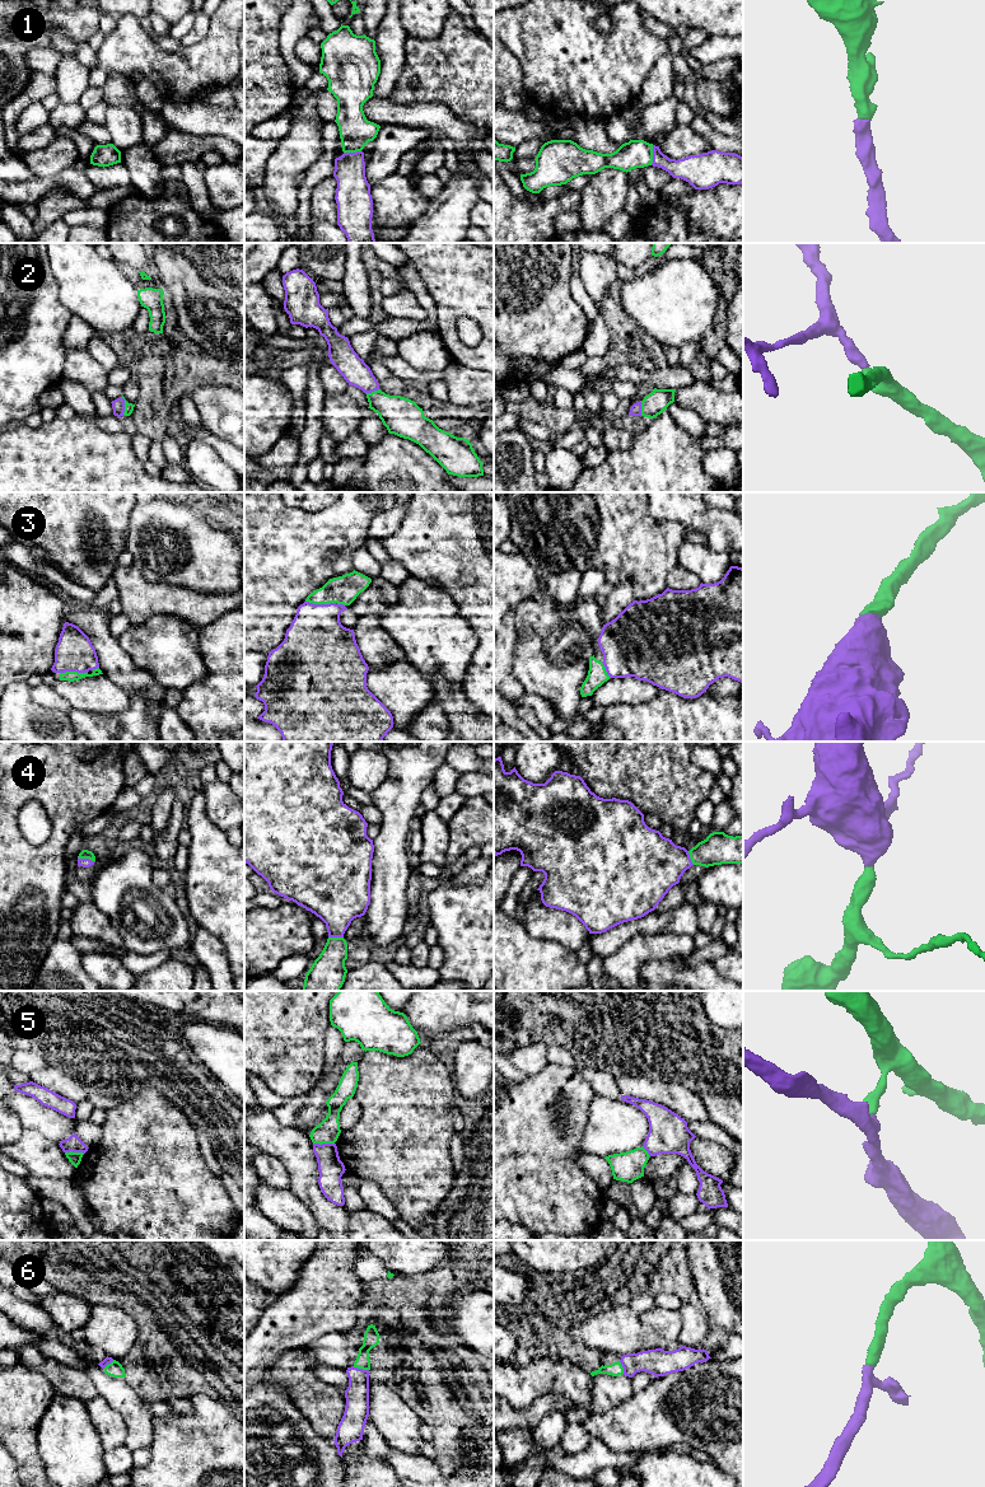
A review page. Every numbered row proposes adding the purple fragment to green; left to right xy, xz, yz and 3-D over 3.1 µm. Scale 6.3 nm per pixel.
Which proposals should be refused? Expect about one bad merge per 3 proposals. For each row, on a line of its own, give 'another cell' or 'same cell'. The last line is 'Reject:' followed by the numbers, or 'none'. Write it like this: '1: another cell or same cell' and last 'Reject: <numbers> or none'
1: same cell
2: same cell
3: same cell
4: same cell
5: another cell
6: same cell
Reject: 5

